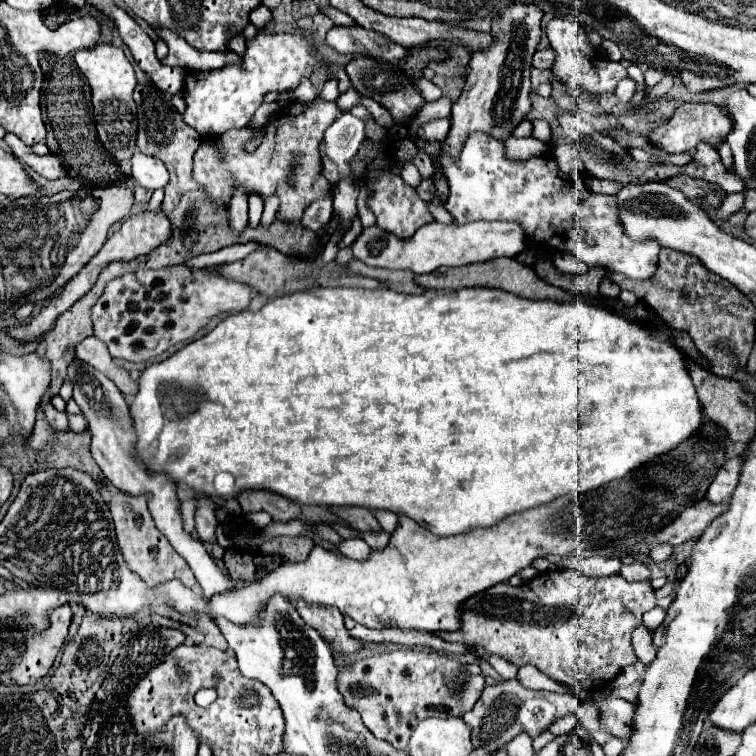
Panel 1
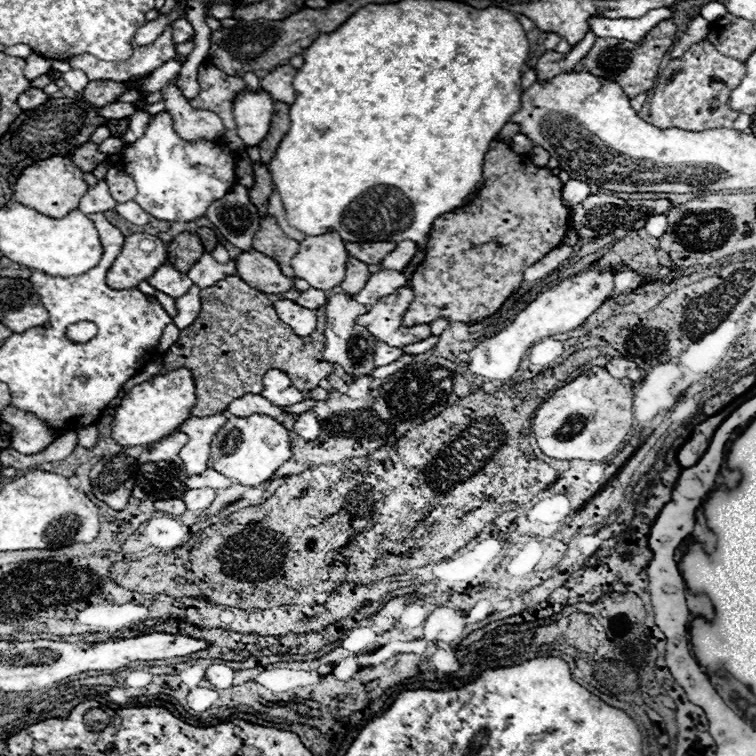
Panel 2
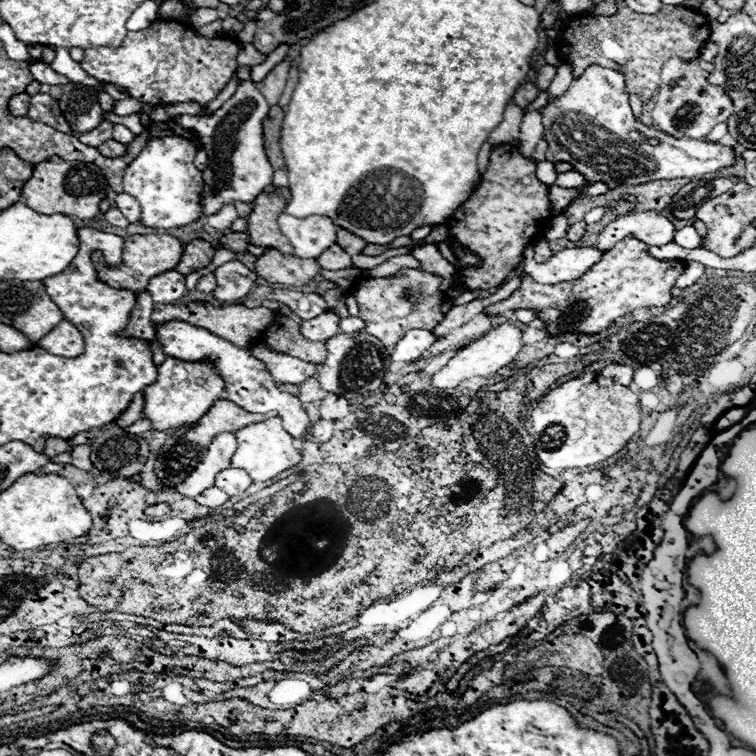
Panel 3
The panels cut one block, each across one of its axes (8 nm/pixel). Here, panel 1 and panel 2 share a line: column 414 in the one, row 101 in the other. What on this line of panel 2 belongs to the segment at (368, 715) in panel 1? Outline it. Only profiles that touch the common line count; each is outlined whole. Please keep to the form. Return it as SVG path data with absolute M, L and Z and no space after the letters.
M708 40L692 44L680 58L670 59L658 74L654 92L650 96L650 124L656 128L680 128L692 132L732 128L738 112L732 112L726 104L728 94L740 84L742 76L744 64L722 56Z

